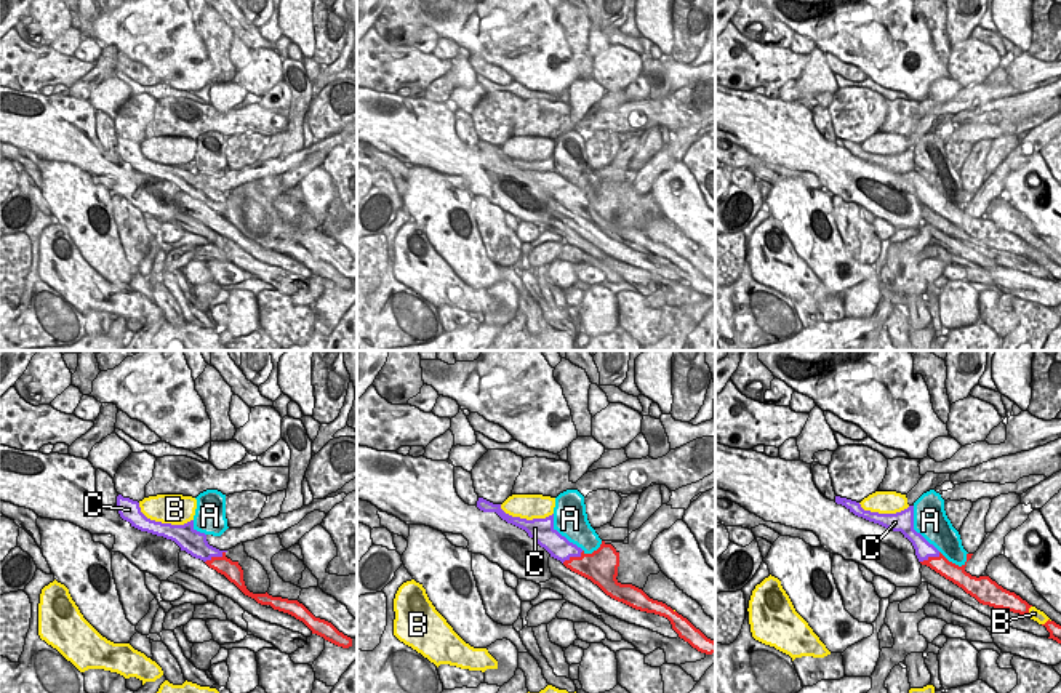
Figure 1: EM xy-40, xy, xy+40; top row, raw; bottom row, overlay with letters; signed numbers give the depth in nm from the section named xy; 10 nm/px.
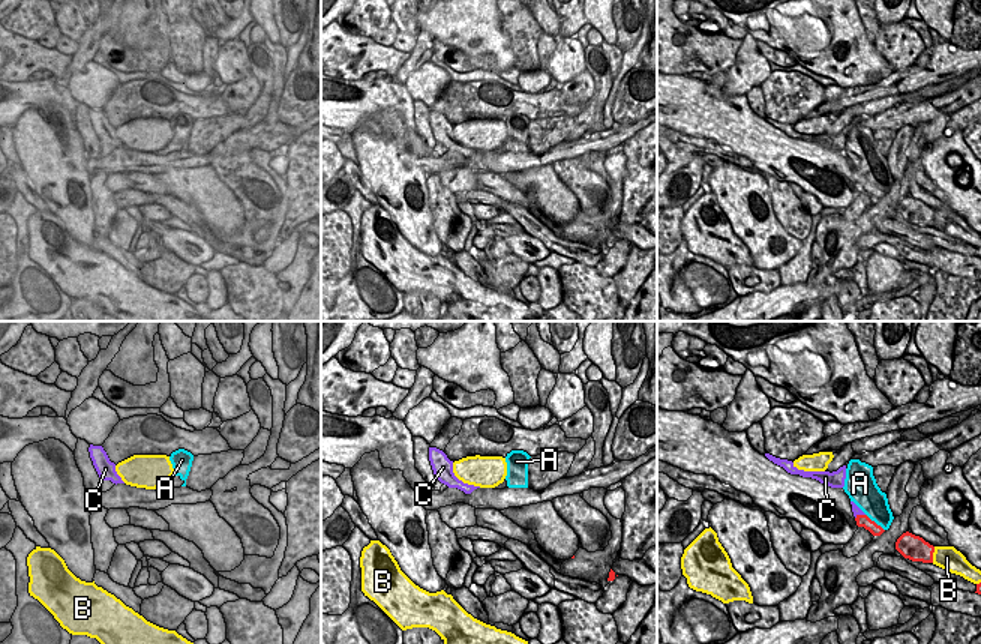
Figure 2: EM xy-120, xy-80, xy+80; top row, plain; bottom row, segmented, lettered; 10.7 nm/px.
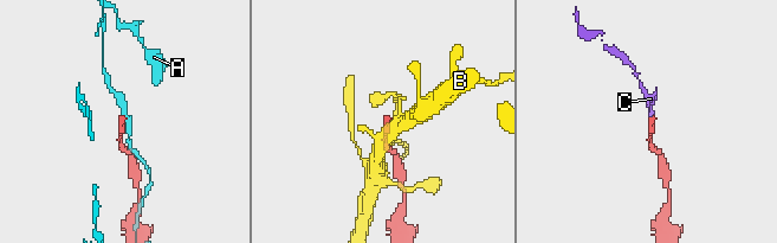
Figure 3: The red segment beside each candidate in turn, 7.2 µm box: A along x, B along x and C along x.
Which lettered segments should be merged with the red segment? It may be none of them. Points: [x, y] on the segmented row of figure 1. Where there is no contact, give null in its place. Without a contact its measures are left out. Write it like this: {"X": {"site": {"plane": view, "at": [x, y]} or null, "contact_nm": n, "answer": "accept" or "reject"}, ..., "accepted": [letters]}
{"A": {"site": {"plane": "xy+40", "at": [954, 564]}, "contact_nm": 300, "answer": "reject"}, "B": {"site": {"plane": "xy+40", "at": [1028, 610]}, "contact_nm": 120, "answer": "reject"}, "C": {"site": {"plane": "xy-40", "at": [215, 557]}, "contact_nm": 240, "answer": "reject"}, "accepted": []}

